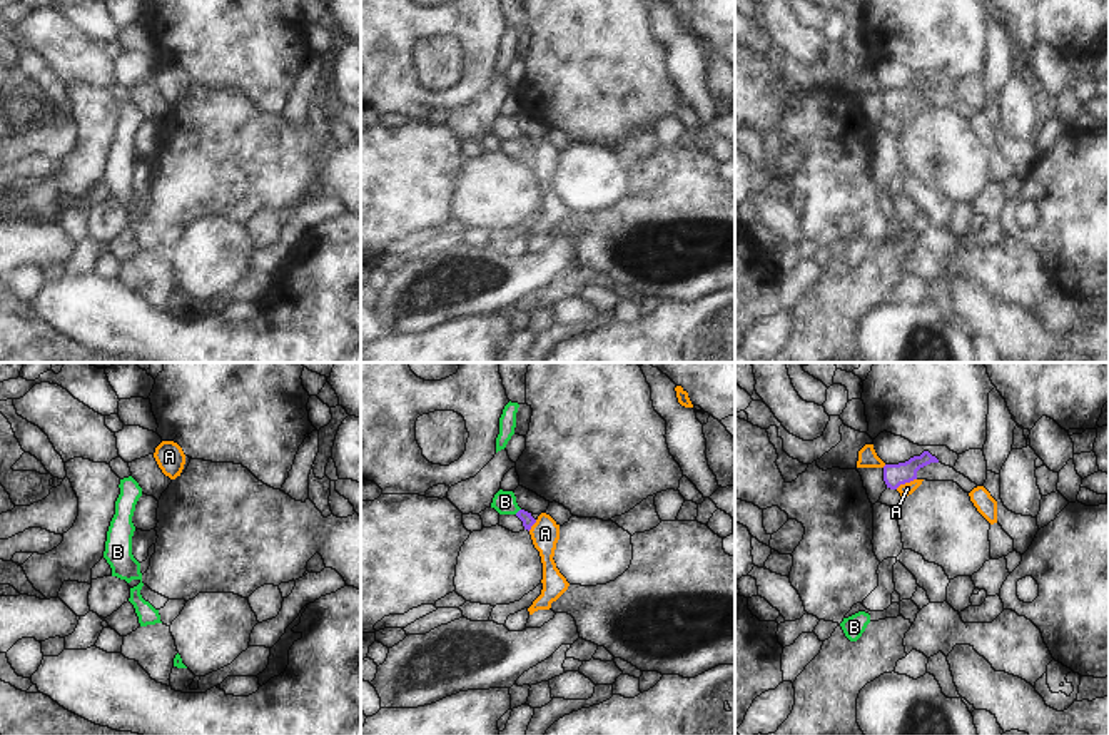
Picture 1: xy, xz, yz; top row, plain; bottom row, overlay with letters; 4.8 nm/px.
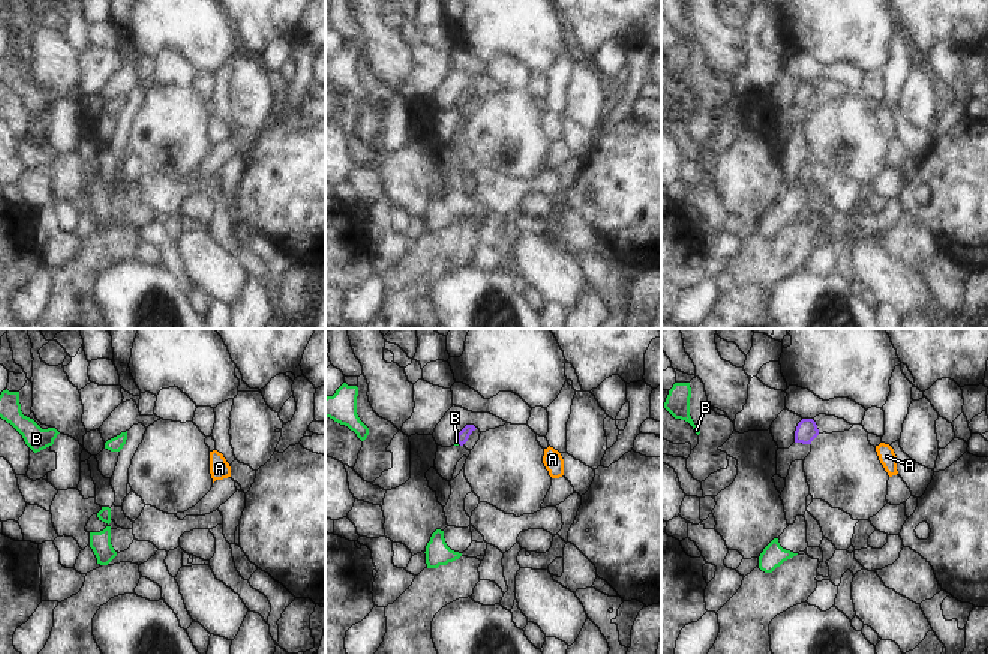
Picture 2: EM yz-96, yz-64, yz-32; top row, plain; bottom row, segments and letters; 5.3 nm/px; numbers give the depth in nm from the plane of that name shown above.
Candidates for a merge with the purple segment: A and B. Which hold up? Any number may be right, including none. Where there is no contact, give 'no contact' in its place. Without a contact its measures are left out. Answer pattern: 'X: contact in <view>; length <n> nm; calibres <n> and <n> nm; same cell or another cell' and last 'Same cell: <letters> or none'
A: contact in yz; length 120 nm; calibres 110 and 60 nm; another cell
B: contact in xz; length 40 nm; calibres 60 and 110 nm; same cell
Same cell: B

